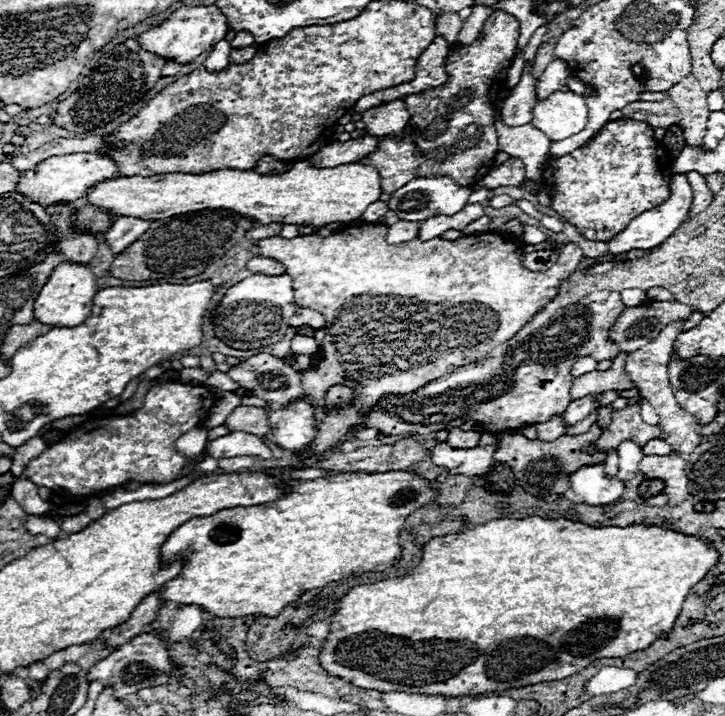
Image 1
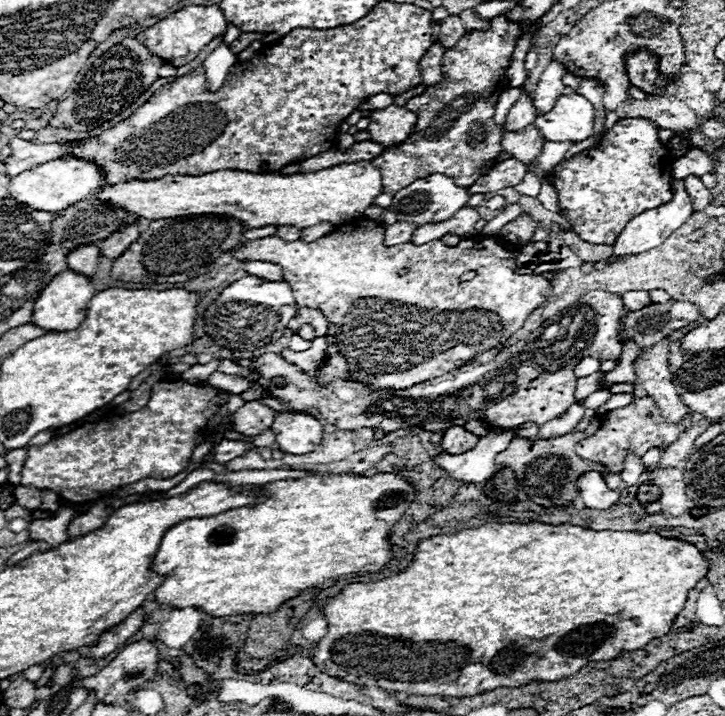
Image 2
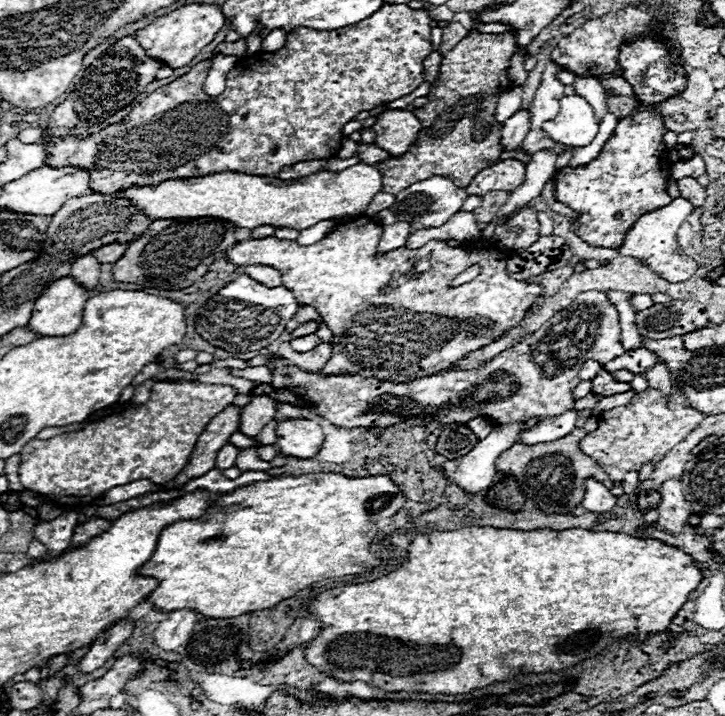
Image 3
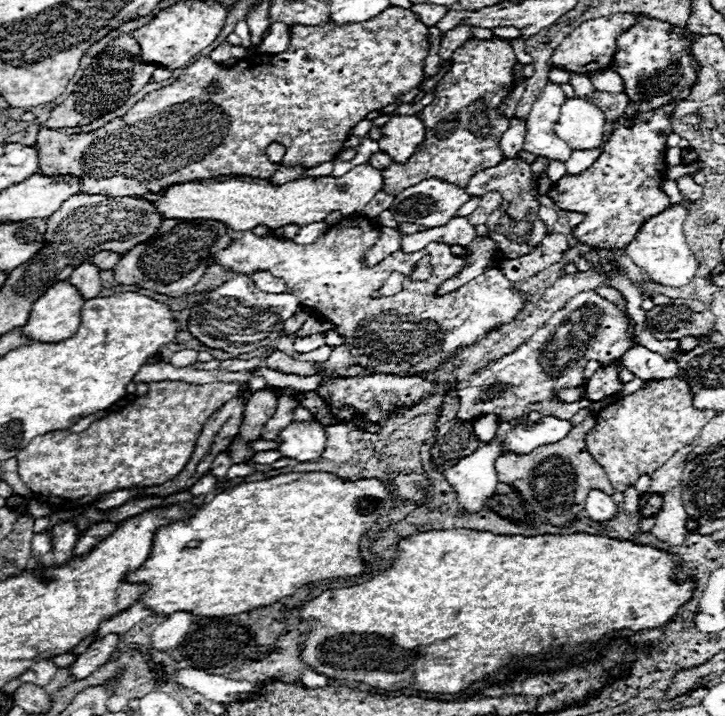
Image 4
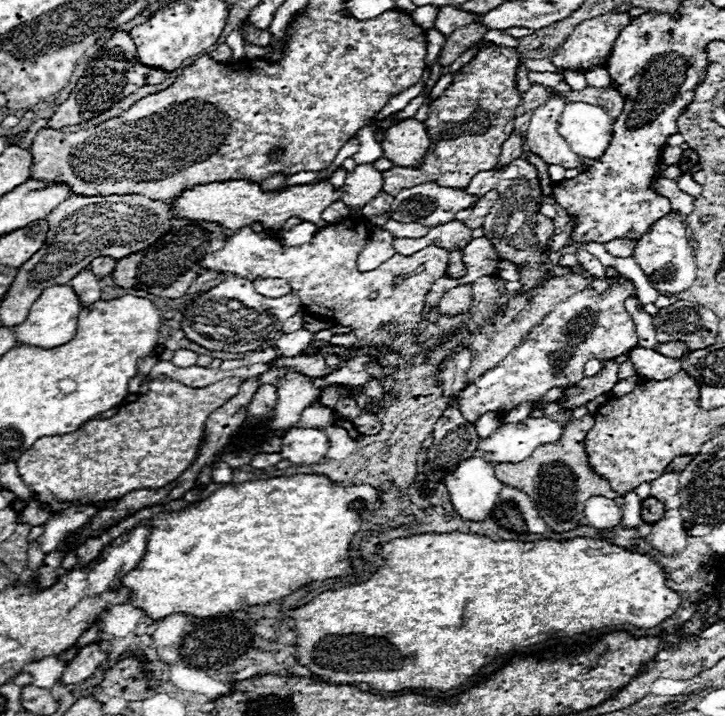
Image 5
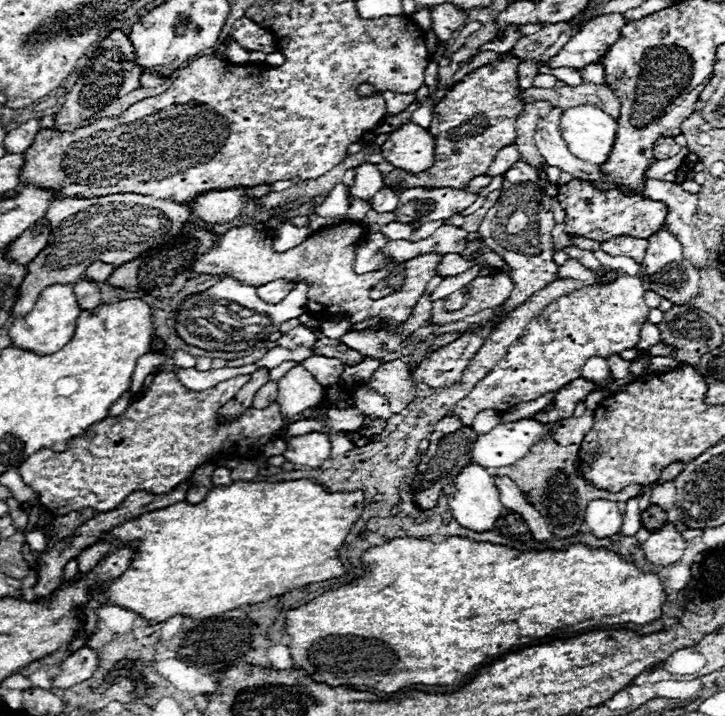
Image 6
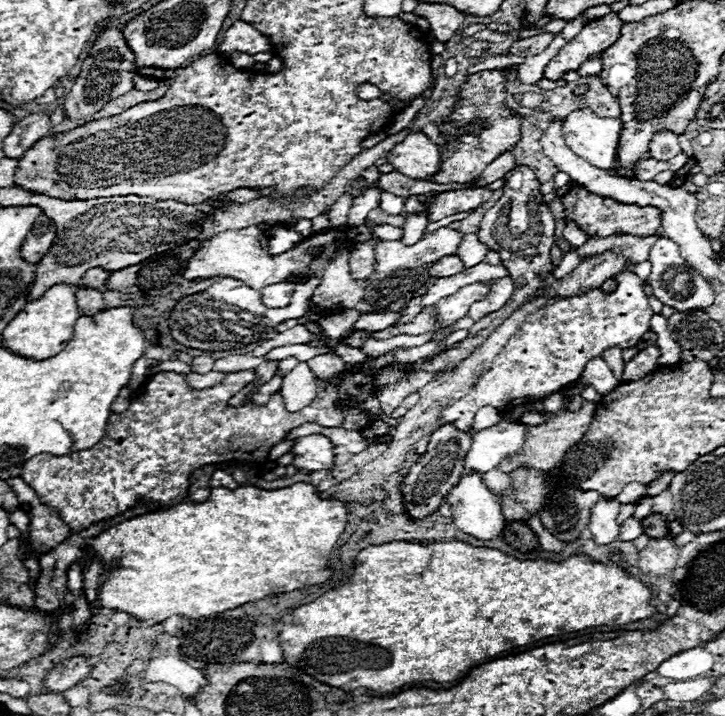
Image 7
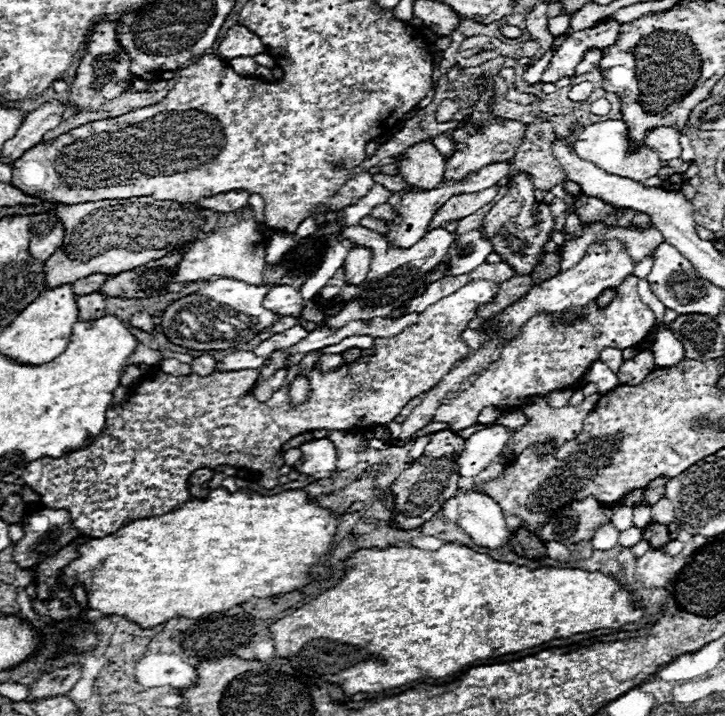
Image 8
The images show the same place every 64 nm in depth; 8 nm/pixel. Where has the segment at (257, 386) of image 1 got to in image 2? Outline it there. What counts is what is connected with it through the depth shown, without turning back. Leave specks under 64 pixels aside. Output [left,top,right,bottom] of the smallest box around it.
[254,292,622,432]

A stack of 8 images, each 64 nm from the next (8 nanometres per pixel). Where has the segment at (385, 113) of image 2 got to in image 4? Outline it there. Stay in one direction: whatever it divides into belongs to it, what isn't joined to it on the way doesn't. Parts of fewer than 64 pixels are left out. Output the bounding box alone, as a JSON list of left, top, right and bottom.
[378,116,426,164]

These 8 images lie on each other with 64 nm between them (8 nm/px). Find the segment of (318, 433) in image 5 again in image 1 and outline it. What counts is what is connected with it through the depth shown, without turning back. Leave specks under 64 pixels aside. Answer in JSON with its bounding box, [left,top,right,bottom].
[270,400,316,452]

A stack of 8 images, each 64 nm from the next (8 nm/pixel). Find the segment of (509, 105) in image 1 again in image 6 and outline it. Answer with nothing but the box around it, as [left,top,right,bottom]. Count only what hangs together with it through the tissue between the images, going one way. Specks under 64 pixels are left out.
[486,144,520,176]

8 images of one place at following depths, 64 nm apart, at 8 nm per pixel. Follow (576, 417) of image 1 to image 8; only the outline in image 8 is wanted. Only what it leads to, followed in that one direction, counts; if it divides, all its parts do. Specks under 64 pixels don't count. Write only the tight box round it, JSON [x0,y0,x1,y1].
[458,426,512,478]

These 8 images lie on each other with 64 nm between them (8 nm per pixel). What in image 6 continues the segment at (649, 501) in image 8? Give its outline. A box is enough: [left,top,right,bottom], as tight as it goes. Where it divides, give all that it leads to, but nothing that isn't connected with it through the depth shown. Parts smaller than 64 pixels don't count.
[656,462,683,484]

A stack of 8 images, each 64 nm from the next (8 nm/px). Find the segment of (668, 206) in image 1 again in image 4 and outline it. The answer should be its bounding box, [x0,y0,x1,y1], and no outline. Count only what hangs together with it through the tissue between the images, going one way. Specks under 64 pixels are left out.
[624,206,698,288]

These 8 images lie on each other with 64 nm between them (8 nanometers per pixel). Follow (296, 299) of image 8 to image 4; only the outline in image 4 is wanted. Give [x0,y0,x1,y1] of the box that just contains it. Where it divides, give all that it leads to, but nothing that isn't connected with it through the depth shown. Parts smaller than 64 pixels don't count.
[252,272,288,294]

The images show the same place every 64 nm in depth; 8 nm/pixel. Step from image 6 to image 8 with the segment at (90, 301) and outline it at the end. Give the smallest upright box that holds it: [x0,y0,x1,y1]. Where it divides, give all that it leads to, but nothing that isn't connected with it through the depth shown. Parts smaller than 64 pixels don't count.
[76,292,104,320]

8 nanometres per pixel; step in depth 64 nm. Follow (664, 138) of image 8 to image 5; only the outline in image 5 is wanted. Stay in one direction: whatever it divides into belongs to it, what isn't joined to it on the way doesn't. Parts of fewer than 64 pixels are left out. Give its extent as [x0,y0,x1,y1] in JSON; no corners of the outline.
[660,144,682,164]

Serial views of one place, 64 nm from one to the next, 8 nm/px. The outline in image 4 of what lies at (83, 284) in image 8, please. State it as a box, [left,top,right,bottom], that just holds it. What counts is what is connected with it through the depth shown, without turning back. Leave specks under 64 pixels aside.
[92,252,120,270]

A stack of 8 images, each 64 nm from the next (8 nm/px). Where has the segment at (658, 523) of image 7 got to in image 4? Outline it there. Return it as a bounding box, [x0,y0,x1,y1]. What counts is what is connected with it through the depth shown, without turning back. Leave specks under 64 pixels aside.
[640,492,662,518]

